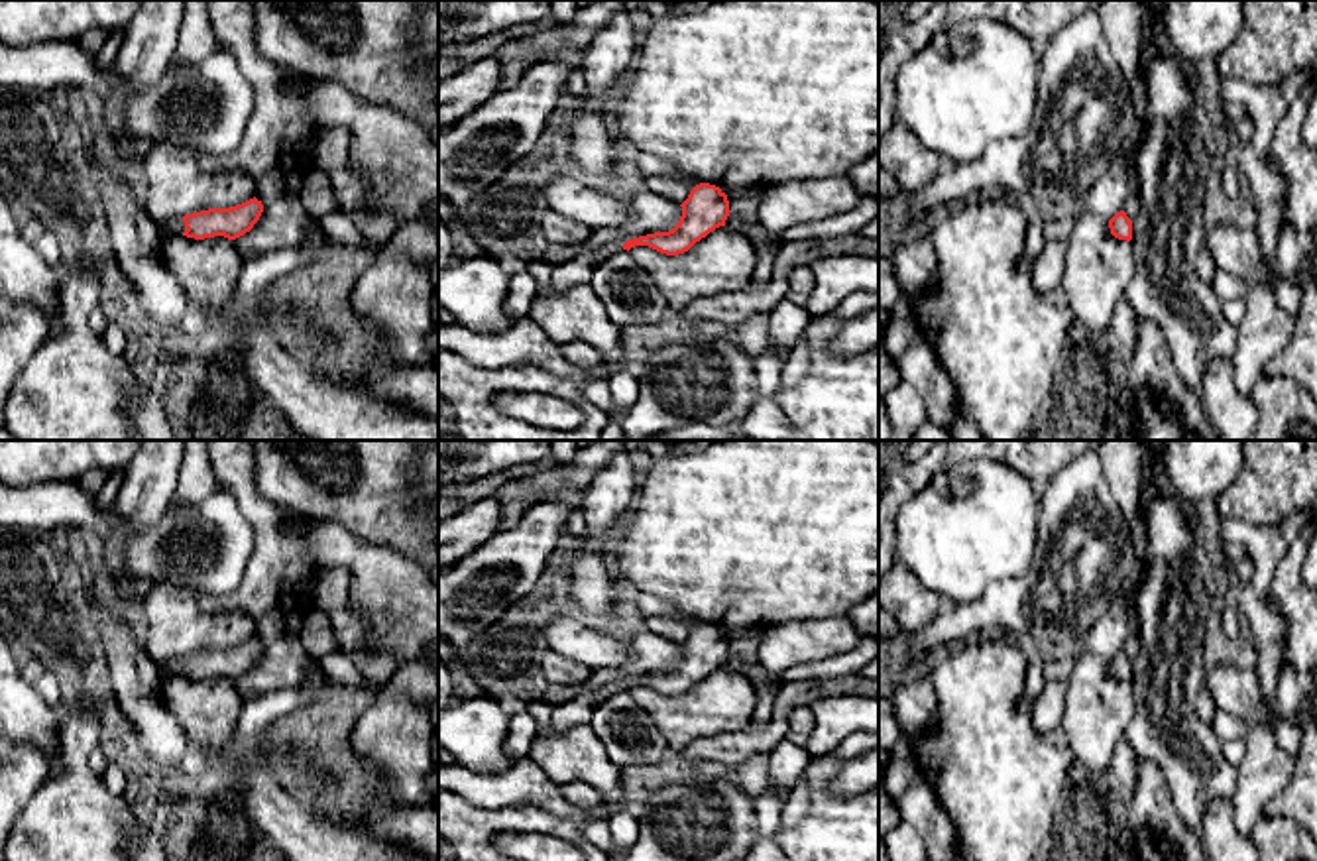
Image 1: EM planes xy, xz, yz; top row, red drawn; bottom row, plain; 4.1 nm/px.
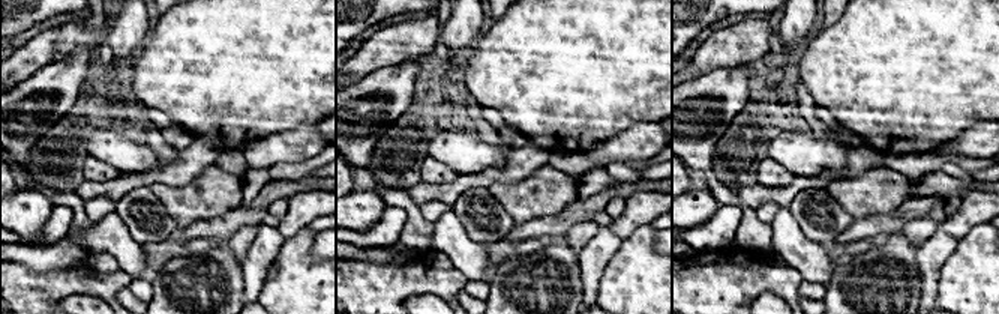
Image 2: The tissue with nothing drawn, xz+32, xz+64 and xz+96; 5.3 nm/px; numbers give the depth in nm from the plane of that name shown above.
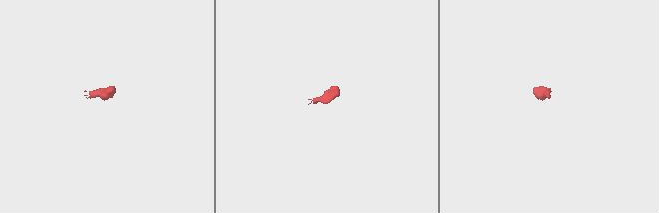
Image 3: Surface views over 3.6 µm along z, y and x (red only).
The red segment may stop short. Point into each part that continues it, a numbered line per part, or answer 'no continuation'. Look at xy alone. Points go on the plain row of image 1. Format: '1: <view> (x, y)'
1: xy (175, 665)

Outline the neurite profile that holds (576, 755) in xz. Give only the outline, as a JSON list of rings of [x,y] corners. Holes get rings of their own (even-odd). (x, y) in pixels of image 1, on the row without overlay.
[[[578,723],[562,733],[548,725],[544,733],[535,735],[527,757],[556,784],[588,782],[603,802],[627,802],[621,769],[605,755],[590,723]]]

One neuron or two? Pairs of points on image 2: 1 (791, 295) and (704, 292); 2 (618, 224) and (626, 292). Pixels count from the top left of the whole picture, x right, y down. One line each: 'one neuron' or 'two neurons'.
1: one neuron
2: two neurons

